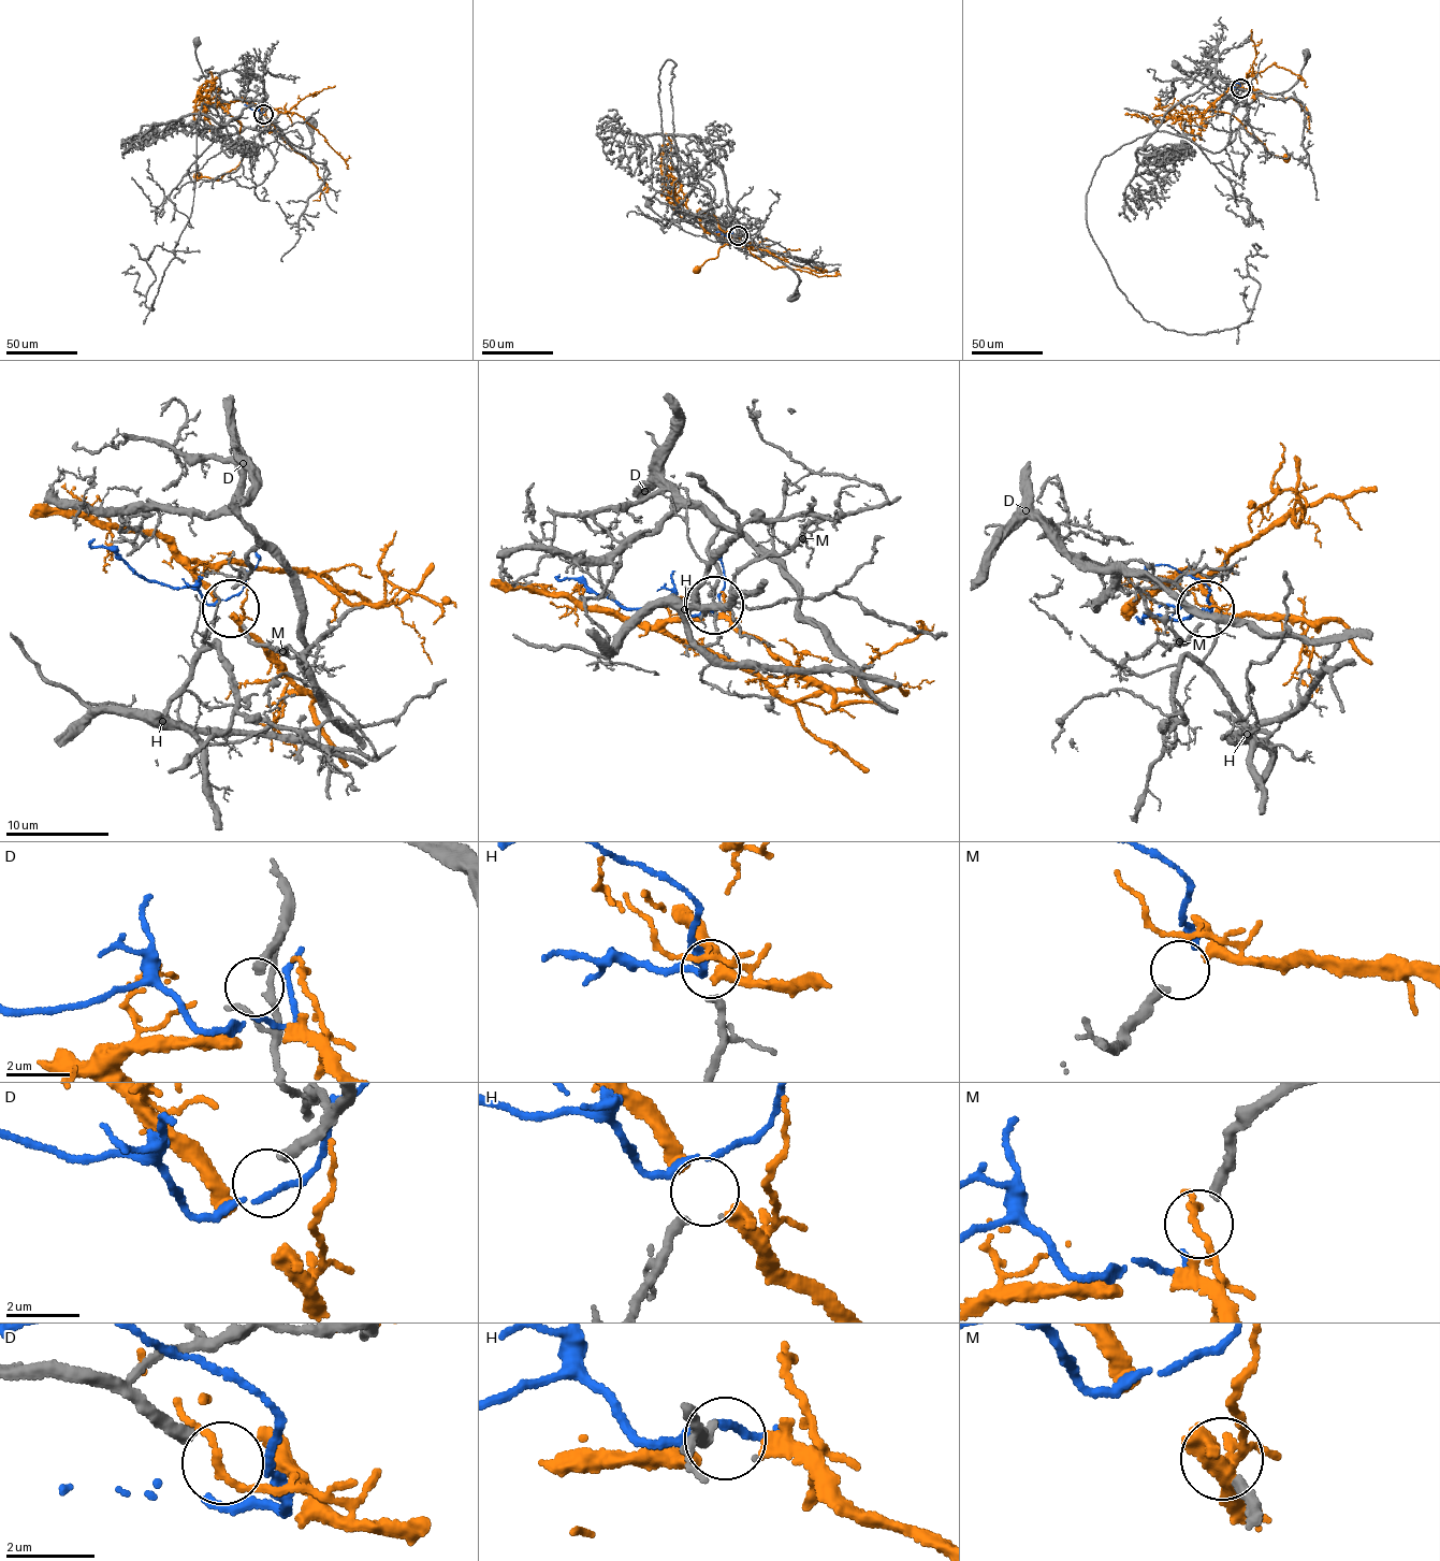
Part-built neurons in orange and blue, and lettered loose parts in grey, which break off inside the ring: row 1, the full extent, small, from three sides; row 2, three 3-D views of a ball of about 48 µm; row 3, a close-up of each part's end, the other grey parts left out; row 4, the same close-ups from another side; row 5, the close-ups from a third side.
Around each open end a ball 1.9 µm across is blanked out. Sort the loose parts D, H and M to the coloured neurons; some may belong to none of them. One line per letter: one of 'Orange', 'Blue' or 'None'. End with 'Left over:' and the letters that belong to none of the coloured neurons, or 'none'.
D: None
H: Blue
M: Orange
Left over: D

